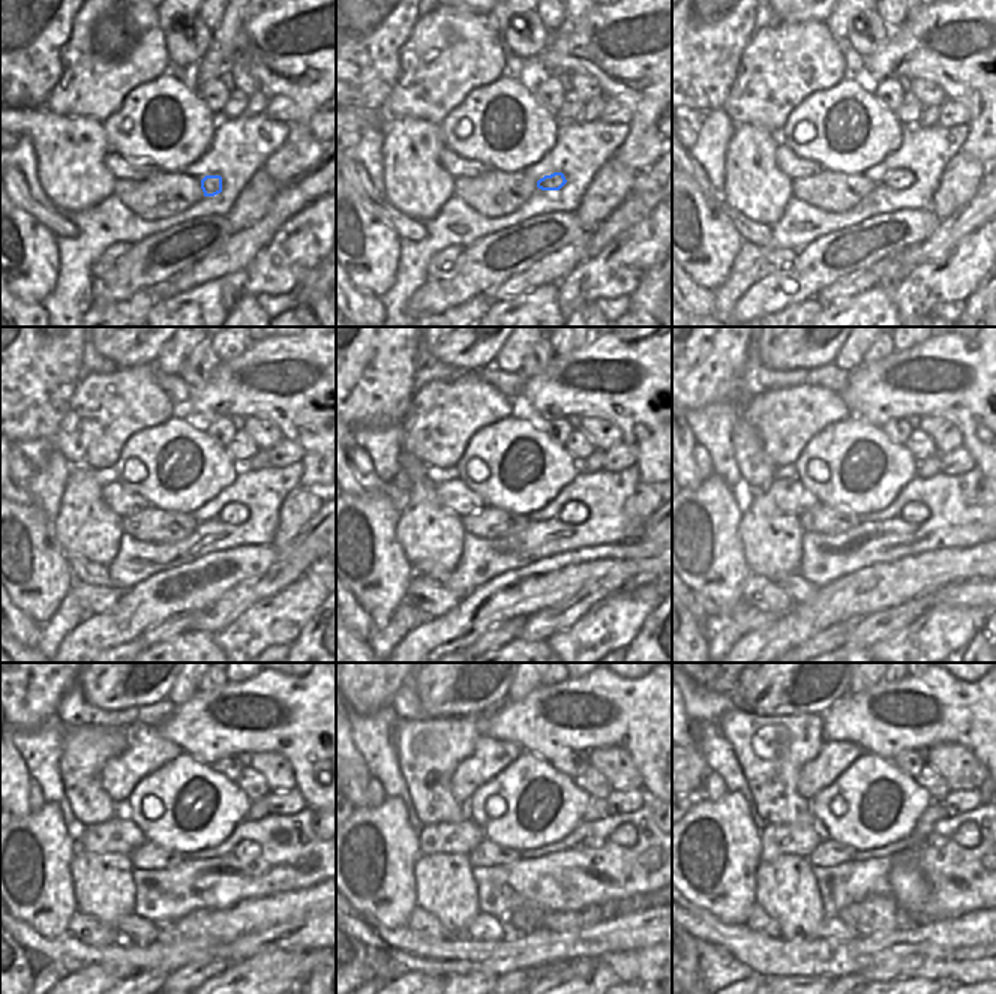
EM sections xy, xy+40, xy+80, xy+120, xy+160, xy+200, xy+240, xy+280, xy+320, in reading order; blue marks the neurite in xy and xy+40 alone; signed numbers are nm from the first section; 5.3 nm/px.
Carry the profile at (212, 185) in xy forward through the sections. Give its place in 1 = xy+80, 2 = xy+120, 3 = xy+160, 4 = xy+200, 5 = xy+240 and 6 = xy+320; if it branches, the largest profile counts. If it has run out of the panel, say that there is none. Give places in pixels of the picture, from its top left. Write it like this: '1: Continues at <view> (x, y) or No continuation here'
1: Continues at xy+80 (900, 179)
2: Continues at xy+120 (234, 511)
3: Continues at xy+160 (573, 511)
4: Continues at xy+200 (912, 511)
5: Continues at xy+240 (246, 850)
6: Continues at xy+320 (932, 840).

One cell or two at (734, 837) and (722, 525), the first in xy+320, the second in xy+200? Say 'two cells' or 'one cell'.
one cell

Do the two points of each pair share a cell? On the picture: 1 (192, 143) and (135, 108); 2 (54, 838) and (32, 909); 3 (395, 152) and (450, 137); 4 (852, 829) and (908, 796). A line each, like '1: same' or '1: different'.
1: same
2: same
3: different
4: same

